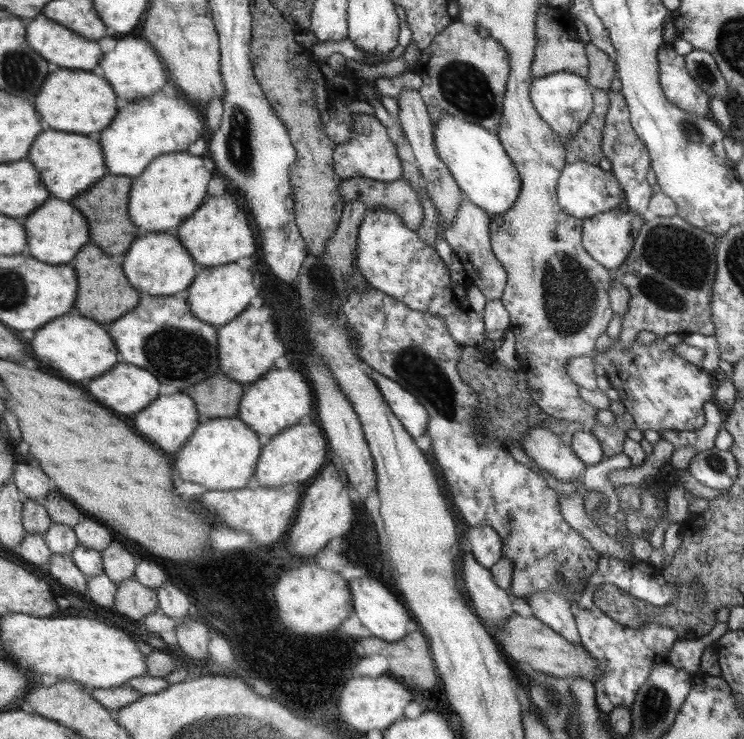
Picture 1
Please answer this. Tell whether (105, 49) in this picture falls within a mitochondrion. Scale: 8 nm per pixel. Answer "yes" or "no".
no

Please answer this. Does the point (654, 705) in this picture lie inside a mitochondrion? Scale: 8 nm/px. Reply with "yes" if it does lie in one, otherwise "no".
yes

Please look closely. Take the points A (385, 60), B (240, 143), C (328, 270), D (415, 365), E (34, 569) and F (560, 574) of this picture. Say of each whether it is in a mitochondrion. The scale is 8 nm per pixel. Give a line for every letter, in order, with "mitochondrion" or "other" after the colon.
A: other
B: mitochondrion
C: mitochondrion
D: mitochondrion
E: other
F: mitochondrion

